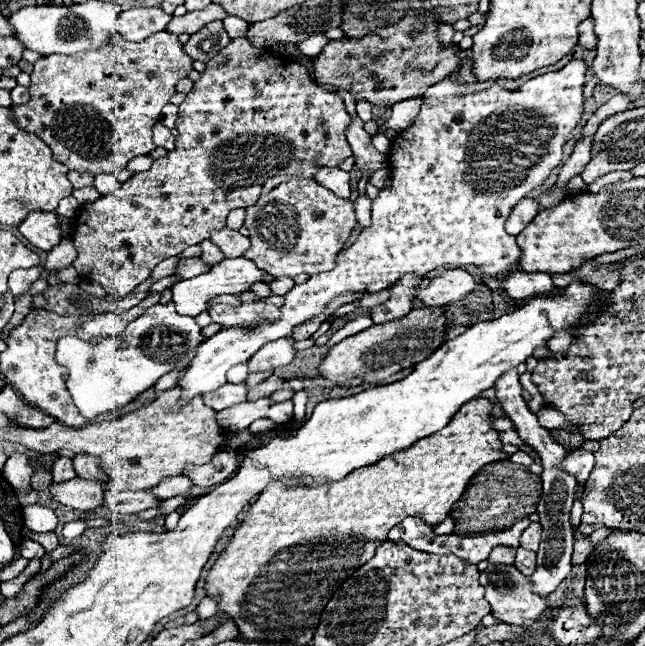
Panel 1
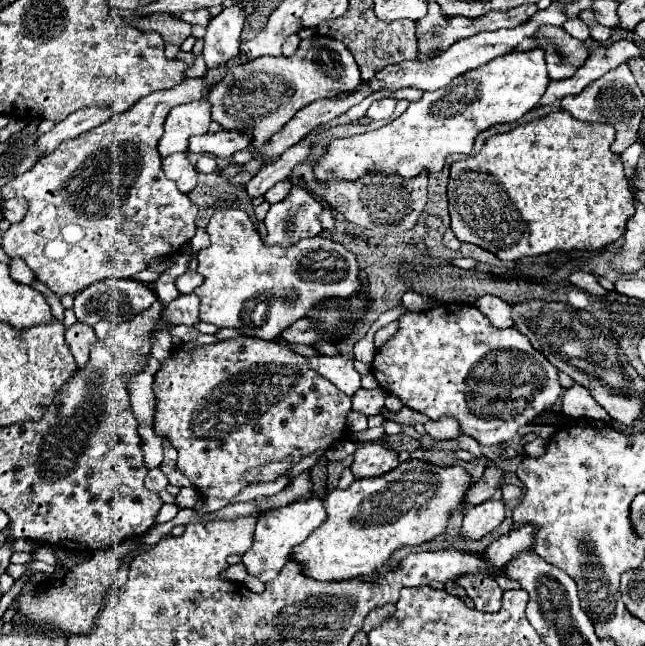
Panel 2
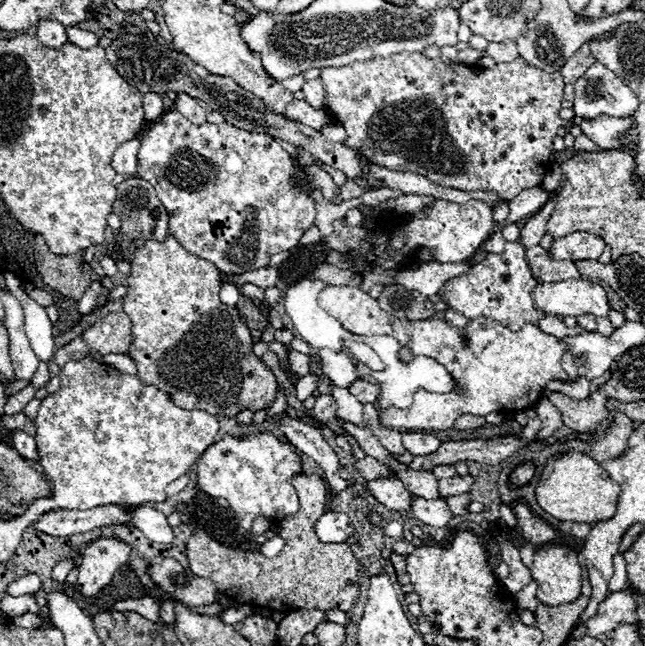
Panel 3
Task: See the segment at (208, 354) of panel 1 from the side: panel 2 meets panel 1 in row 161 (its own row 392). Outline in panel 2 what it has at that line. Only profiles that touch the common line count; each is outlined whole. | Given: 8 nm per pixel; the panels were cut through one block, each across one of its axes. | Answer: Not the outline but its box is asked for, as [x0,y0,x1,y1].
[372,304,562,446]

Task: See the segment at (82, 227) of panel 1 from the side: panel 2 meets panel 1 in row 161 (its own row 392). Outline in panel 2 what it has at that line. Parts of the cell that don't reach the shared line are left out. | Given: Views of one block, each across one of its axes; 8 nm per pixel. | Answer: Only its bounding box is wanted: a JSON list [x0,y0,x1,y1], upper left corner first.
[154,336,350,500]

